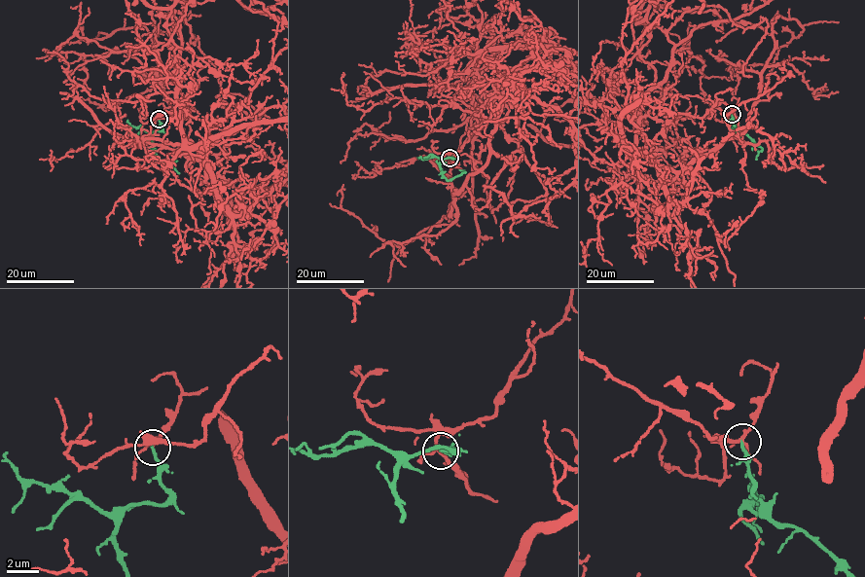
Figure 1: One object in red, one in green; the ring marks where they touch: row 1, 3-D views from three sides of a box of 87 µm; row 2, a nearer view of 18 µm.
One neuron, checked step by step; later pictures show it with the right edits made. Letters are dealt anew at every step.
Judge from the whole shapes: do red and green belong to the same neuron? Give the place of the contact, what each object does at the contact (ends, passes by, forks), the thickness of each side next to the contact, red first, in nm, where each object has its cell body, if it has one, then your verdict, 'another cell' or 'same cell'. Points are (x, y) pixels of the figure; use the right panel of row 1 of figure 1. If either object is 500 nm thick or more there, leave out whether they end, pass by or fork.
at (732, 114); red forks there; green ends there; 160 nm thick on the red side, 190 nm on the other; no cell body on red; no cell body on green; same cell

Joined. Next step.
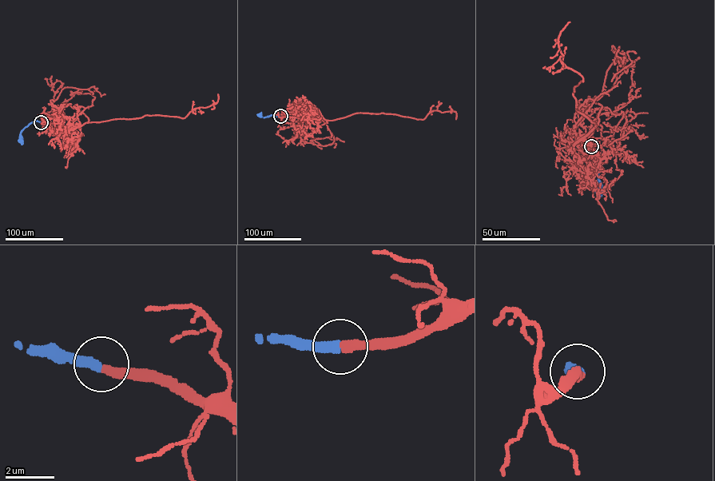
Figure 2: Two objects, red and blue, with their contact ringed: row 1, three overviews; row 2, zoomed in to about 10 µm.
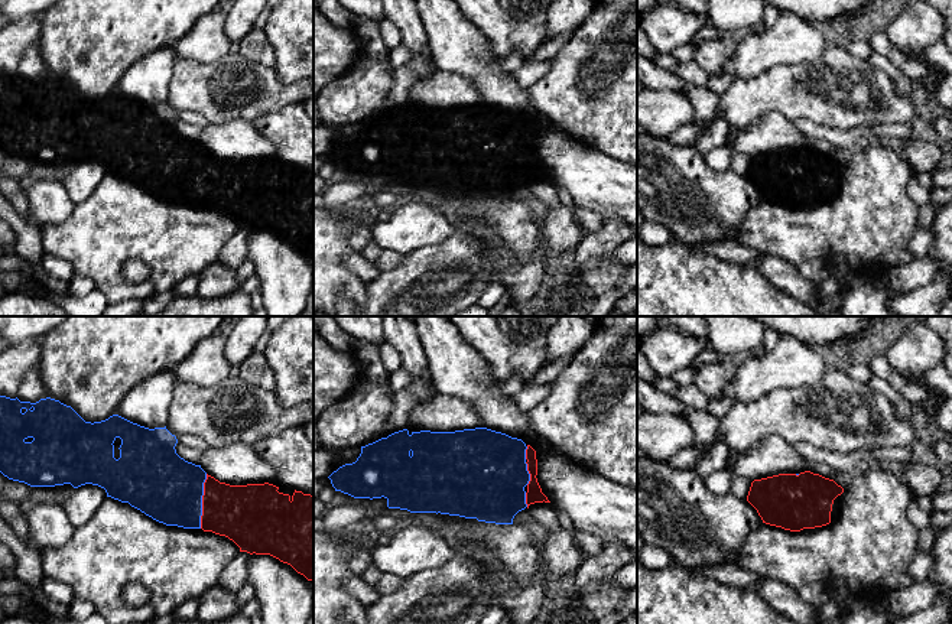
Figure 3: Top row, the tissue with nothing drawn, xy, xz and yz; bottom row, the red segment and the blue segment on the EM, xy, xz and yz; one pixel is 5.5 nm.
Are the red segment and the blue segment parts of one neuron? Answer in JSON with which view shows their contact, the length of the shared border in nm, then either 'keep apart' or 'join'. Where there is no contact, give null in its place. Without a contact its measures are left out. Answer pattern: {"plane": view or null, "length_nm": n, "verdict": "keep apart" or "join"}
{"plane": "xy", "length_nm": 300, "verdict": "join"}

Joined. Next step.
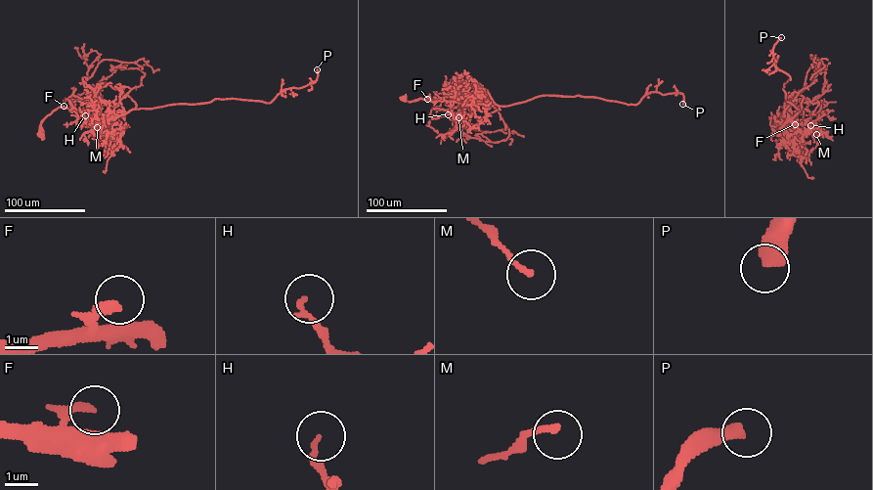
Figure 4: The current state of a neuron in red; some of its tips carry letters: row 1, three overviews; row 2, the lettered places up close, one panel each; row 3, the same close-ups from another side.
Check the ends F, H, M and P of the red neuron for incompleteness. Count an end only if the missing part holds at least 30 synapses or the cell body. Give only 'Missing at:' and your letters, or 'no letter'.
Missing at: P

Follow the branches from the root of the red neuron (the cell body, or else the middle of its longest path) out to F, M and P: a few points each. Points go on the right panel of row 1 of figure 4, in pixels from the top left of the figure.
F: (801, 156), (801, 137), (795, 124)
M: (801, 156), (801, 137), (796, 124), (795, 133), (787, 132), (790, 119), (803, 119), (810, 124), (816, 134)
P: (801, 156), (796, 125), (795, 133), (784, 128), (799, 110), (785, 98), (790, 77), (774, 65), (781, 37)

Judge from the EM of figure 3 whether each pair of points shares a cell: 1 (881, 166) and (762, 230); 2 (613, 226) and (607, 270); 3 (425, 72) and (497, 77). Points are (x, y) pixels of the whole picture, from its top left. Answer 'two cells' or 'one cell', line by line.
1: one cell
2: one cell
3: two cells

